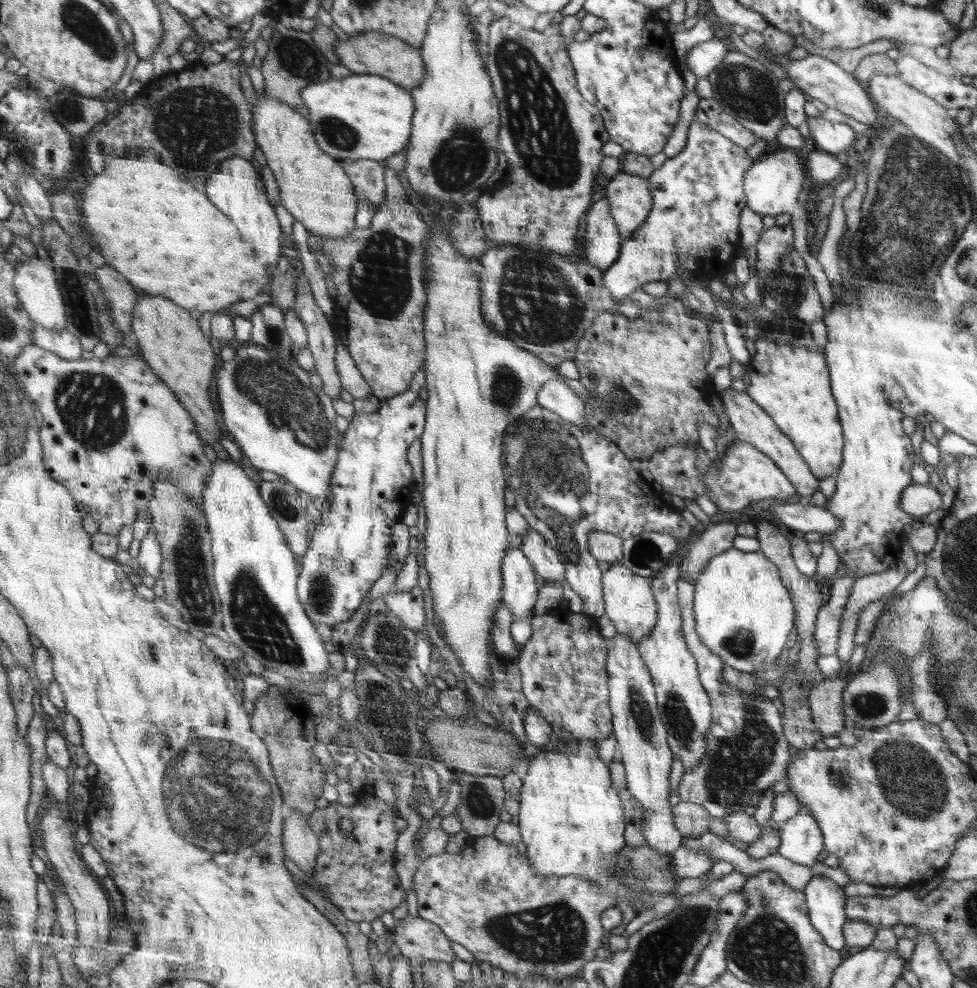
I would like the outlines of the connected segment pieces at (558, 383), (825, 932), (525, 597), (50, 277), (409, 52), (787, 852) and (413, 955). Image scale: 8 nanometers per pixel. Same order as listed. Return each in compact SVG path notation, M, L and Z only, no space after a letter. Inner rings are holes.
M552 379L543 385L539 392L540 406L561 414L568 422L582 428L592 429L586 420L584 404L567 382L562 379Z
M814 876L803 888L810 911L811 925L826 939L828 946L842 952L845 946L844 924L849 920L844 911L845 892L836 881Z
M512 547L511 550L512 554L508 554L503 561L503 604L511 608L512 619L518 621L533 616L532 608L535 608L539 593L531 560L520 549Z
M36 254L36 256L28 256L17 266L16 288L24 306L27 307L35 322L50 330L67 329L69 325L68 307L66 306L66 300L64 300L64 294L60 290L56 266L54 266L51 258L44 259Z
M371 31L356 34L356 36L348 35L347 40L338 40L334 51L338 55L338 62L347 66L354 74L383 75L409 91L423 85L426 80L427 67L423 61L422 50L393 34Z
M806 805L780 827L782 847L778 850L782 857L804 866L818 862L818 854L823 850L823 832L819 822L812 817Z
M407 915L396 919L392 929L396 932L393 946L399 948L400 955L408 958L413 972L422 971L430 960L451 964L456 958L443 929L428 919Z

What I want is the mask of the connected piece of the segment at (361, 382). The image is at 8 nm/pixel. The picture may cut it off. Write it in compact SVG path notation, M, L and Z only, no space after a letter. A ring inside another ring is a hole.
M337 342L335 347L335 367L336 371L338 371L342 388L346 392L350 392L354 398L368 398L372 394L372 388L356 368L346 346L343 342Z

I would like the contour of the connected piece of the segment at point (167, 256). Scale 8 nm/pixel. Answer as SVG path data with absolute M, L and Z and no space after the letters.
M152 149L111 160L85 188L83 199L81 210L87 238L96 238L108 264L116 266L134 286L150 294L164 294L184 308L217 314L264 292L274 278L274 271L260 266L256 252L242 238L236 224L206 196L206 192L186 184Z

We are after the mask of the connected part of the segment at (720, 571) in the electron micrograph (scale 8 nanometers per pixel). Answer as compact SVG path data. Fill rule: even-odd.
M735 547L708 562L707 569L695 583L695 630L702 642L714 651L724 665L745 673L756 673L770 668L780 656L786 640L794 628L794 608L791 592L784 588L779 568L762 552L741 552Z

